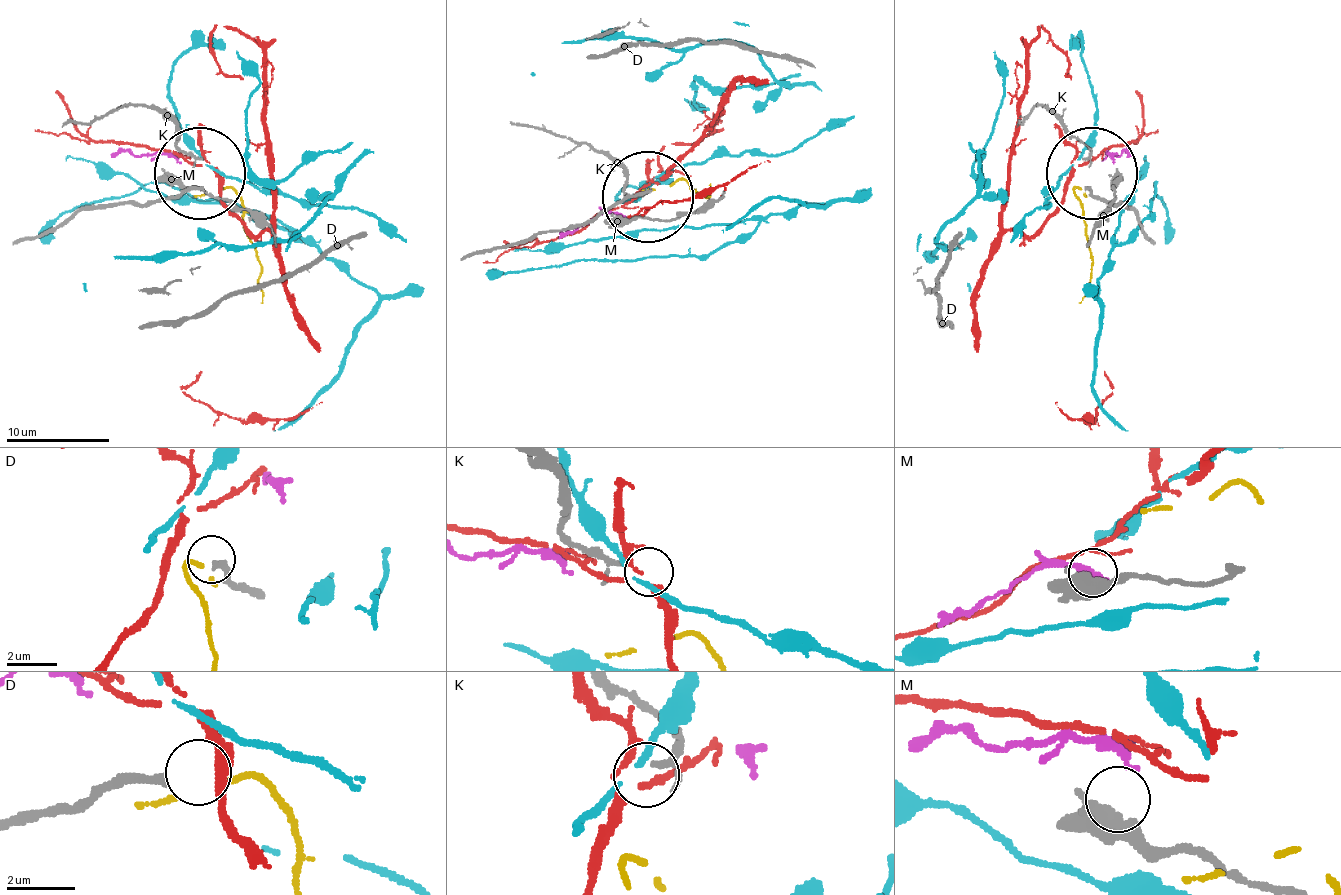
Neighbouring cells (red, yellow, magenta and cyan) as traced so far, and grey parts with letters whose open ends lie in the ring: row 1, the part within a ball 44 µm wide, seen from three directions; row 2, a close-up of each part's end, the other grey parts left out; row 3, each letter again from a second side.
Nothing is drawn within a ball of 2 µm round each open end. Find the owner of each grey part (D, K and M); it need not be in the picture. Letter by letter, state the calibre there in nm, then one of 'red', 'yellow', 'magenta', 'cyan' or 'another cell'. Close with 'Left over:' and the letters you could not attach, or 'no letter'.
D: calibre 240 nm; another cell
K: calibre 140 nm; another cell
M: calibre 320 nm; another cell
Left over: D, K, M

